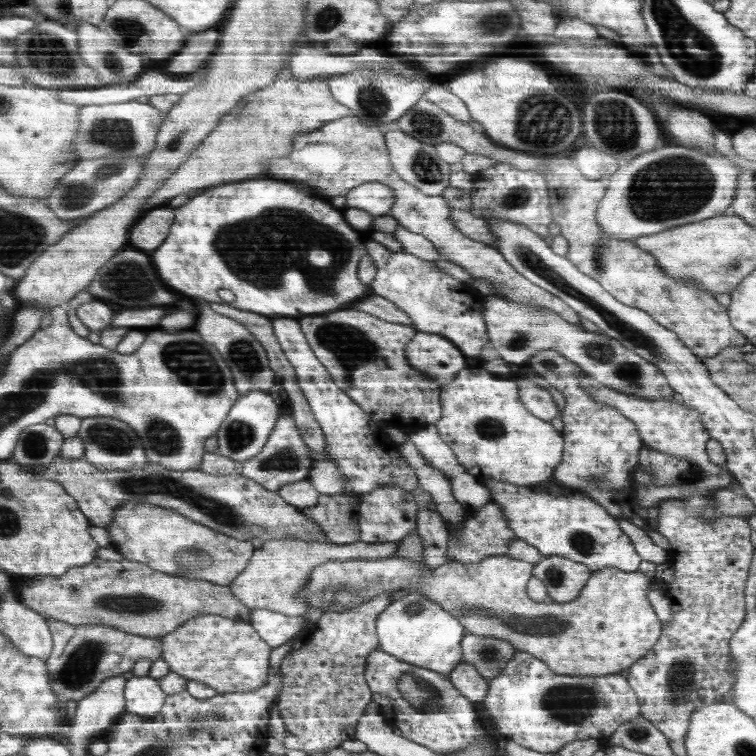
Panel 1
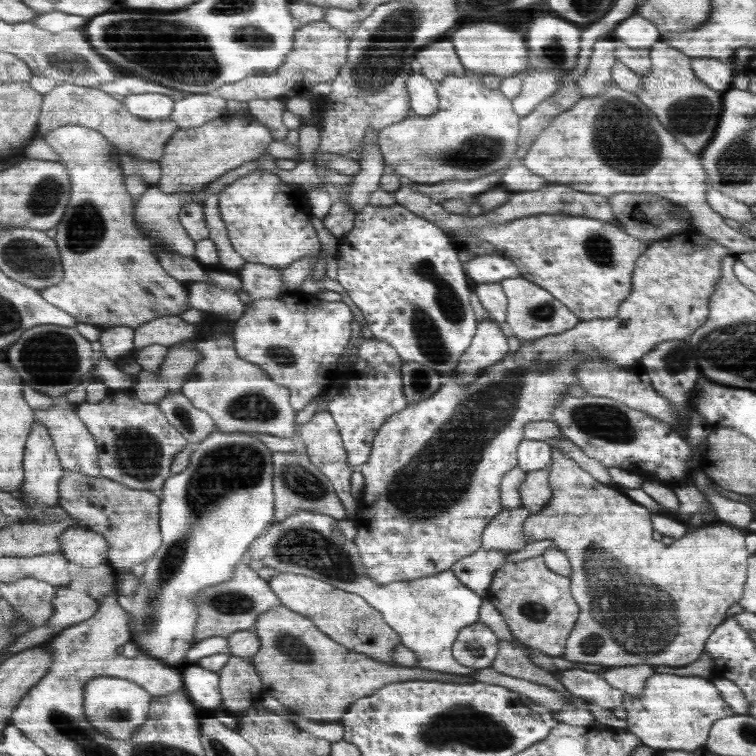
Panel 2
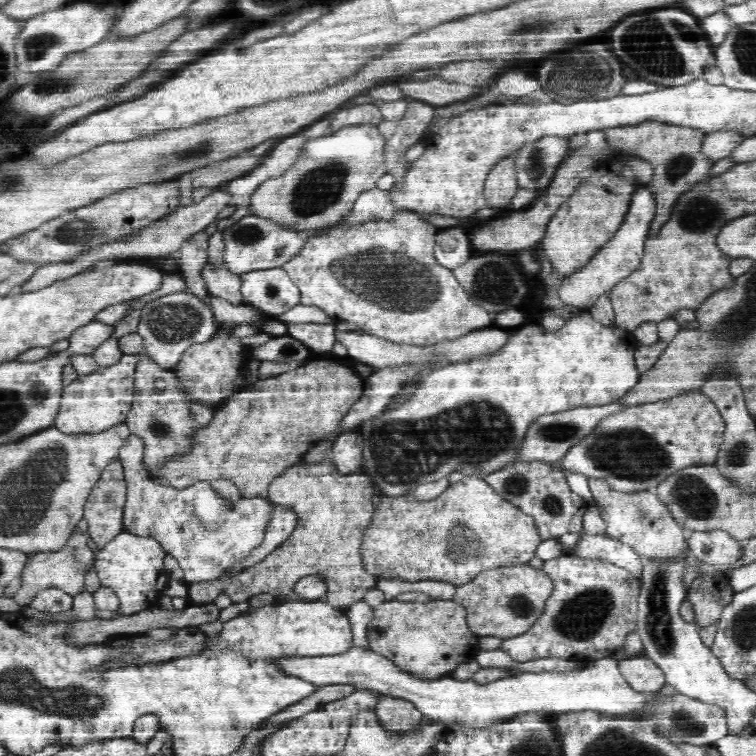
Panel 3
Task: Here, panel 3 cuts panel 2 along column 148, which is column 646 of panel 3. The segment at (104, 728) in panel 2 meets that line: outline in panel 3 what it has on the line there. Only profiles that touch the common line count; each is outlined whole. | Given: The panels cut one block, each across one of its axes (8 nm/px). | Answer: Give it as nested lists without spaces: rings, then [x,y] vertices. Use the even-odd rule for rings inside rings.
[[[352,645],[349,651],[342,654],[324,655],[308,657],[307,655],[284,654],[278,655],[271,664],[274,669],[278,669],[284,674],[300,678],[310,682],[318,688],[332,684],[350,684],[356,689],[368,689],[376,691],[380,695],[388,695],[394,698],[402,698],[408,702],[414,703],[416,709],[426,717],[431,718],[432,722],[446,722],[450,727],[455,724],[462,724],[472,728],[484,729],[488,726],[494,726],[497,722],[523,713],[546,713],[560,714],[580,711],[597,711],[606,715],[636,716],[637,720],[647,718],[654,721],[657,726],[657,732],[662,734],[666,741],[673,745],[694,745],[708,746],[714,745],[720,738],[728,736],[728,725],[725,720],[725,711],[711,703],[704,703],[694,698],[676,694],[661,694],[658,691],[640,692],[632,688],[627,680],[623,678],[618,661],[613,657],[601,658],[598,664],[590,665],[590,668],[584,667],[580,671],[556,672],[540,671],[538,673],[525,672],[513,675],[509,678],[497,679],[489,684],[478,684],[471,679],[460,681],[452,675],[438,678],[435,681],[422,681],[420,678],[414,678],[408,672],[402,672],[393,665],[392,661],[381,654],[372,652],[372,649],[362,649]]]

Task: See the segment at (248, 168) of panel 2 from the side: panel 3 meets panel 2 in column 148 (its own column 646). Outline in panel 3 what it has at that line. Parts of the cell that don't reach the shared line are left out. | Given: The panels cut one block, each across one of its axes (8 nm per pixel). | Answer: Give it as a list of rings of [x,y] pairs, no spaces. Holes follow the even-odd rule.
[[[641,188],[632,196],[628,213],[617,234],[600,248],[600,251],[588,262],[587,266],[563,278],[558,296],[564,305],[591,307],[599,296],[605,294],[610,287],[616,286],[621,279],[628,278],[638,268],[645,250],[645,239],[650,237],[650,226],[656,217],[657,203],[653,194]]]

